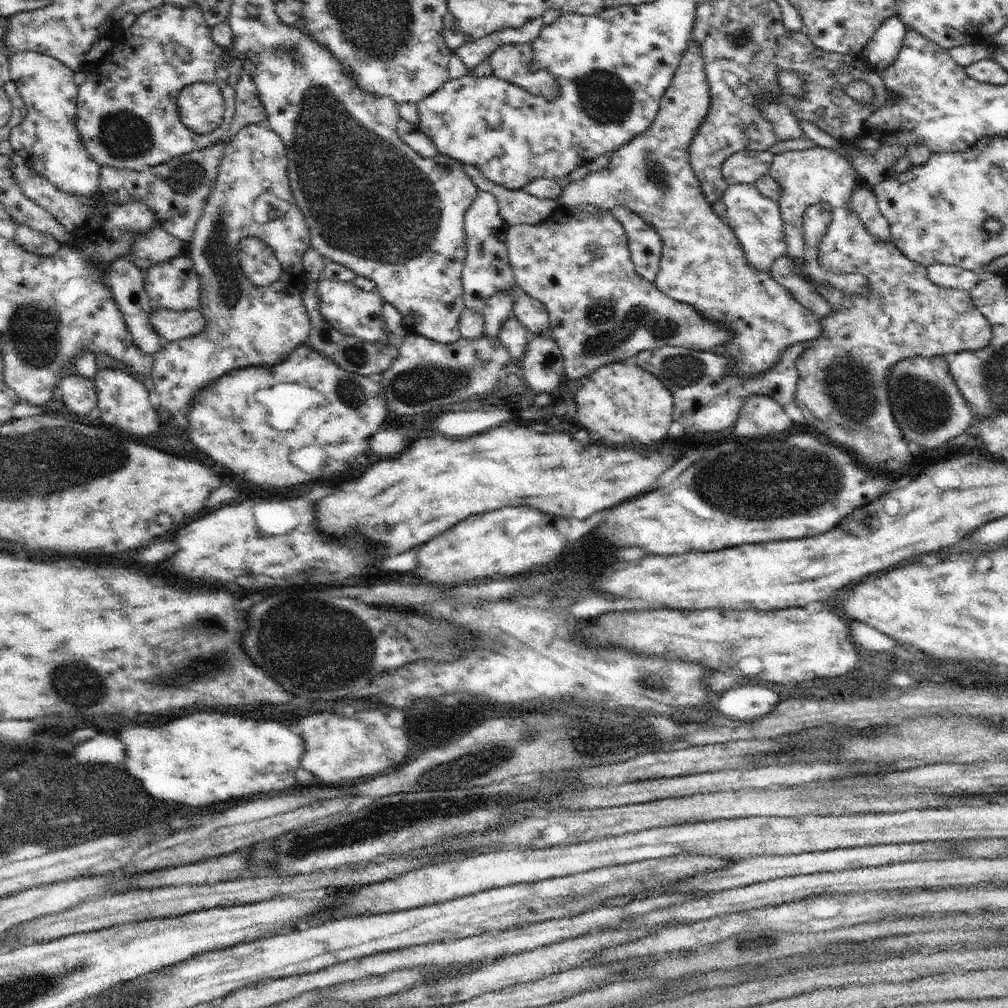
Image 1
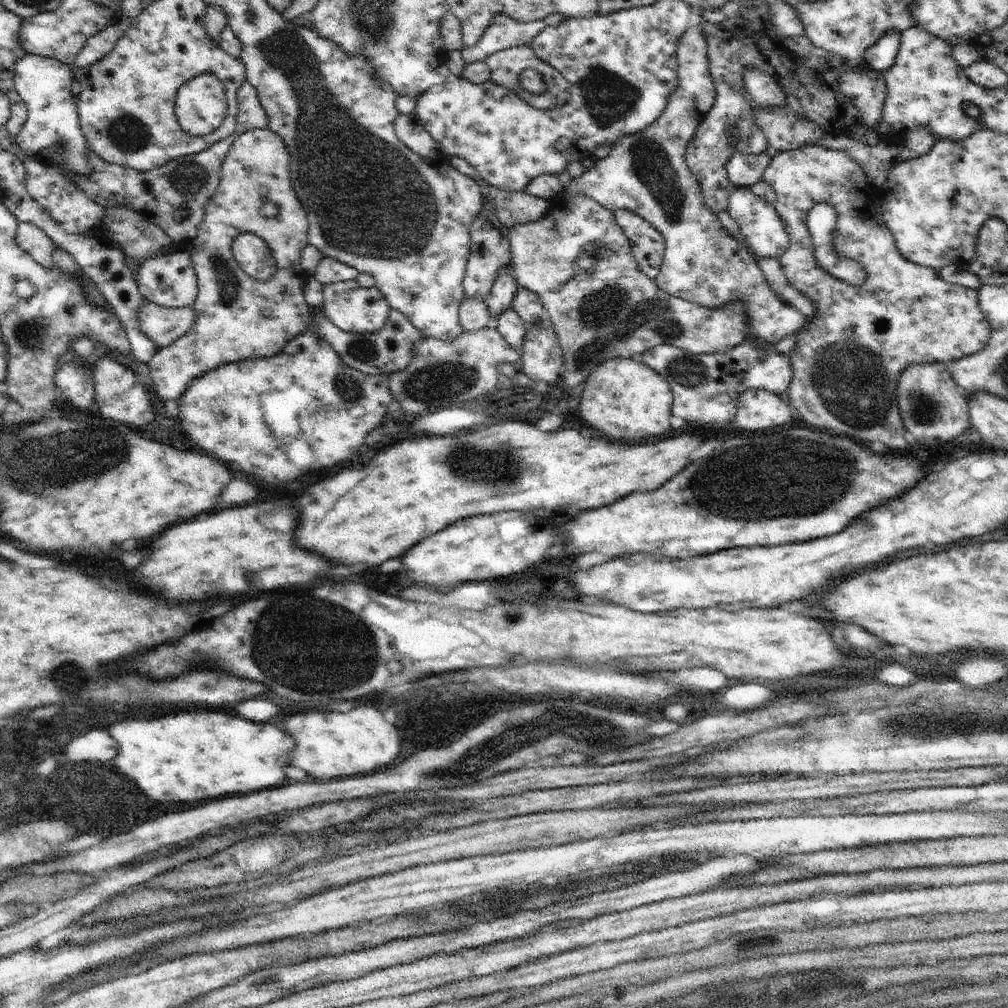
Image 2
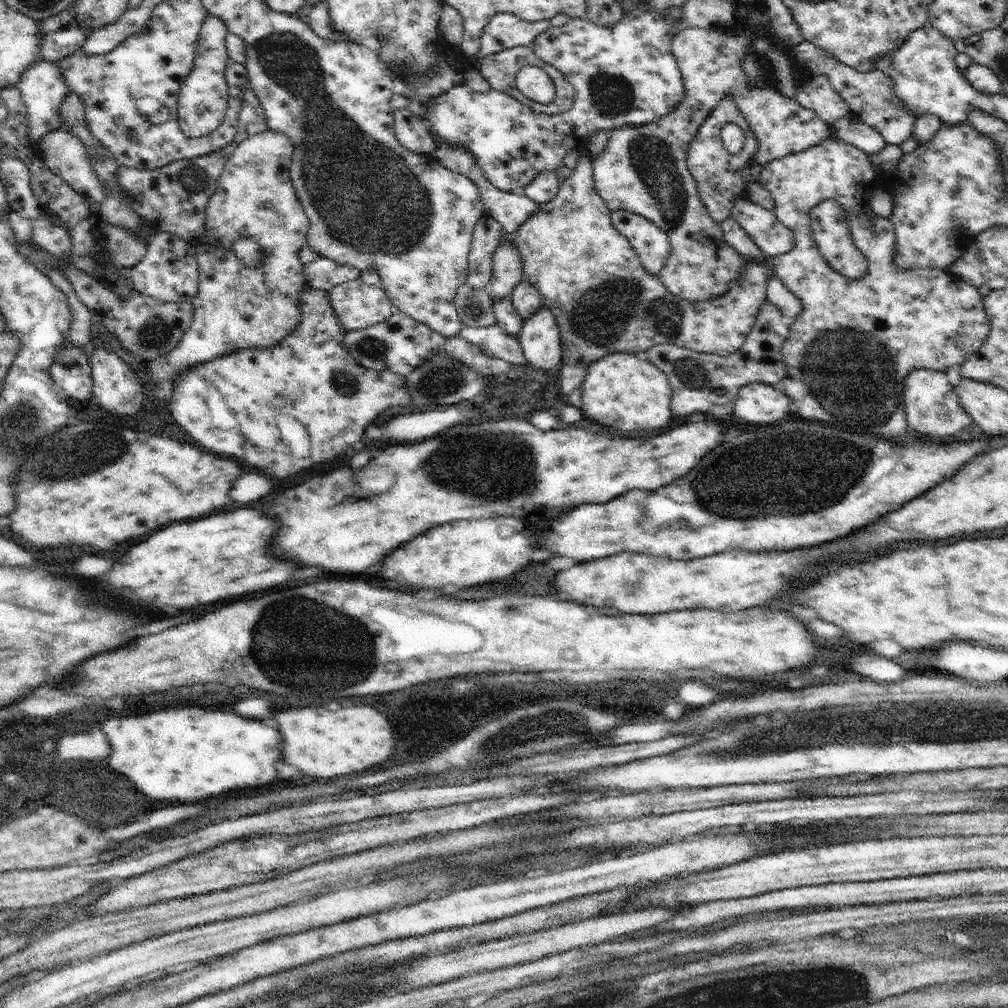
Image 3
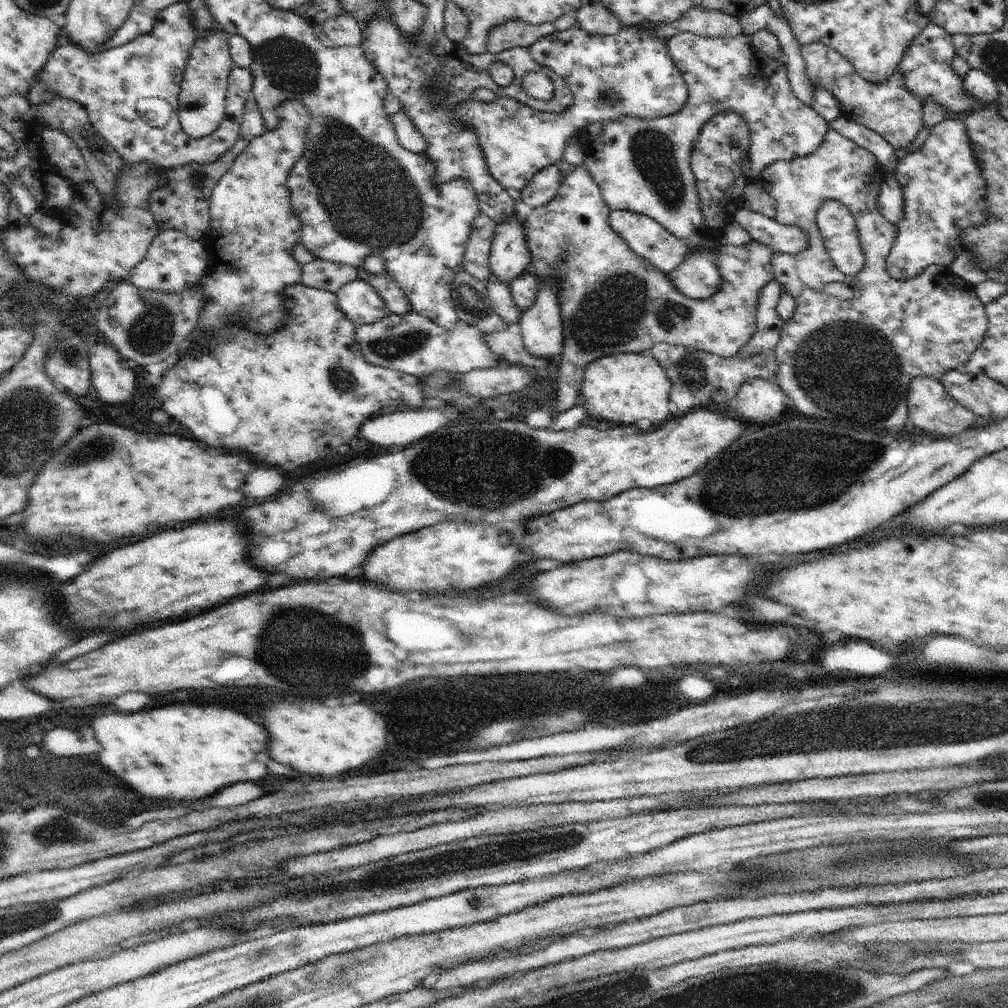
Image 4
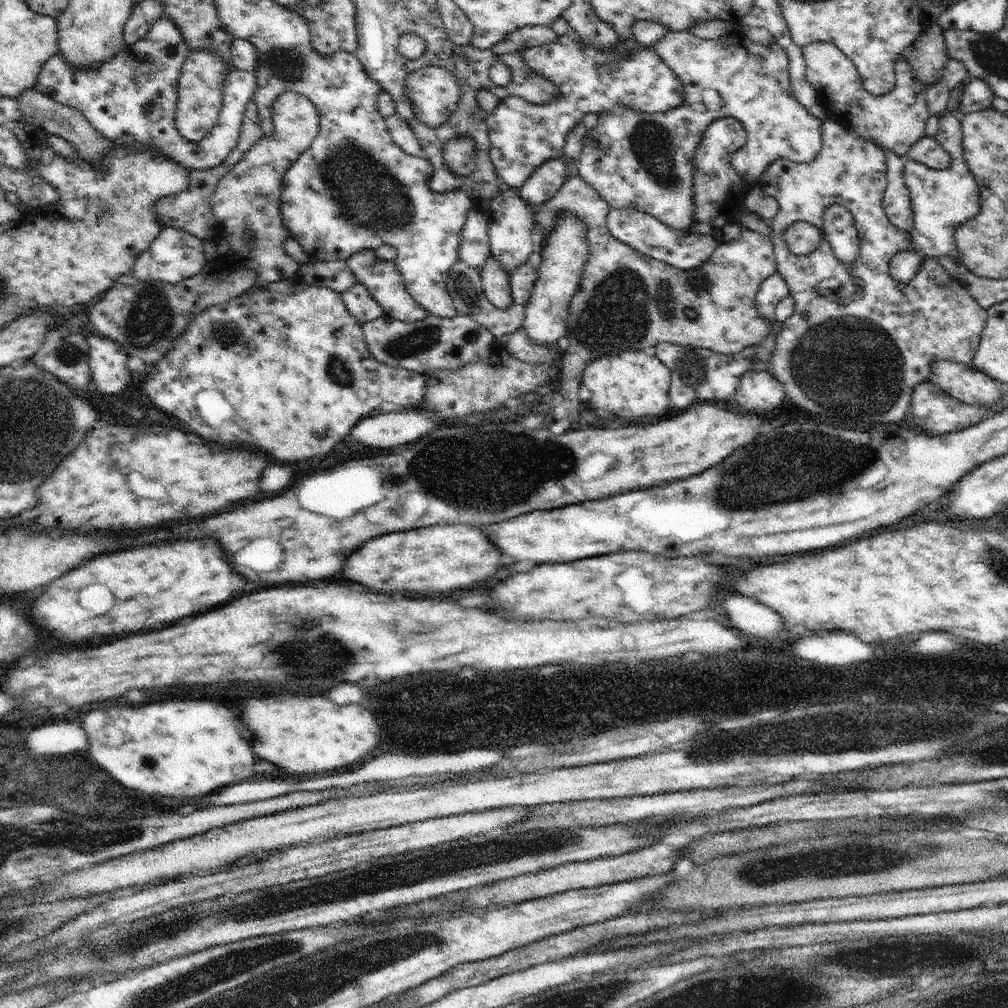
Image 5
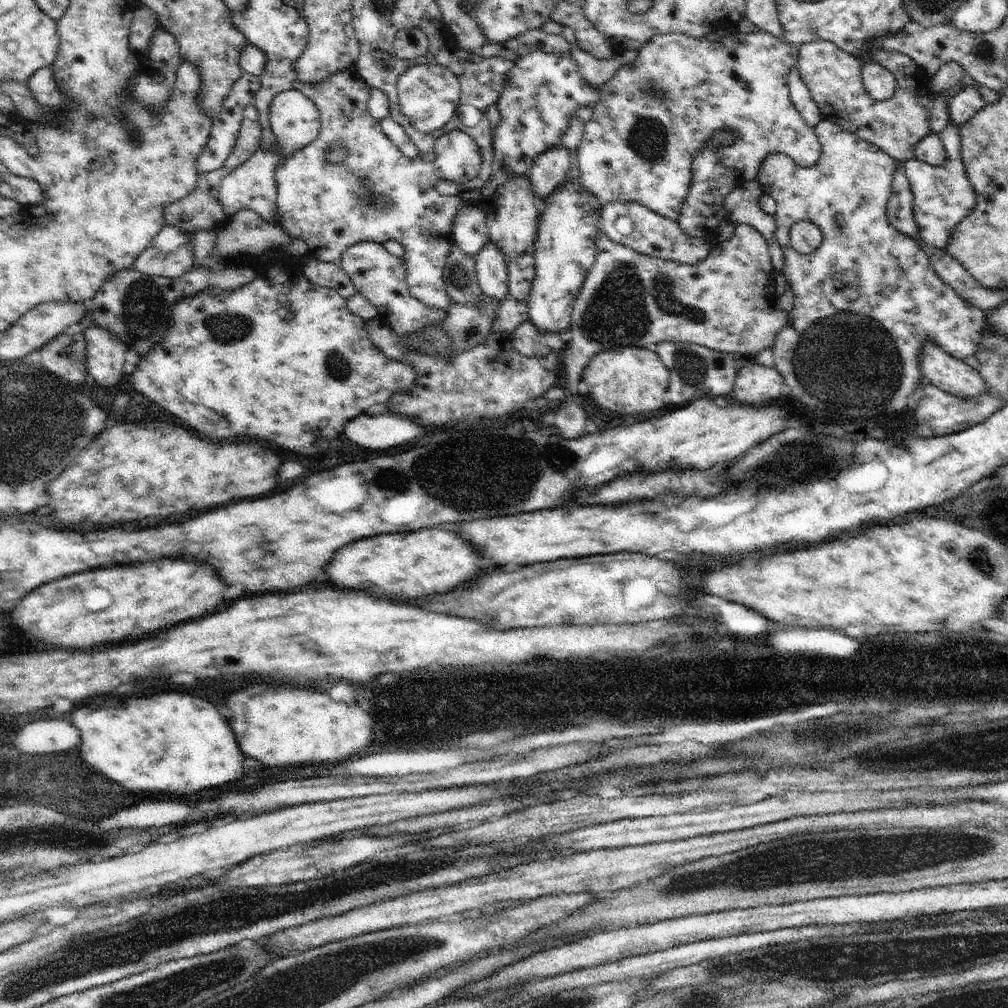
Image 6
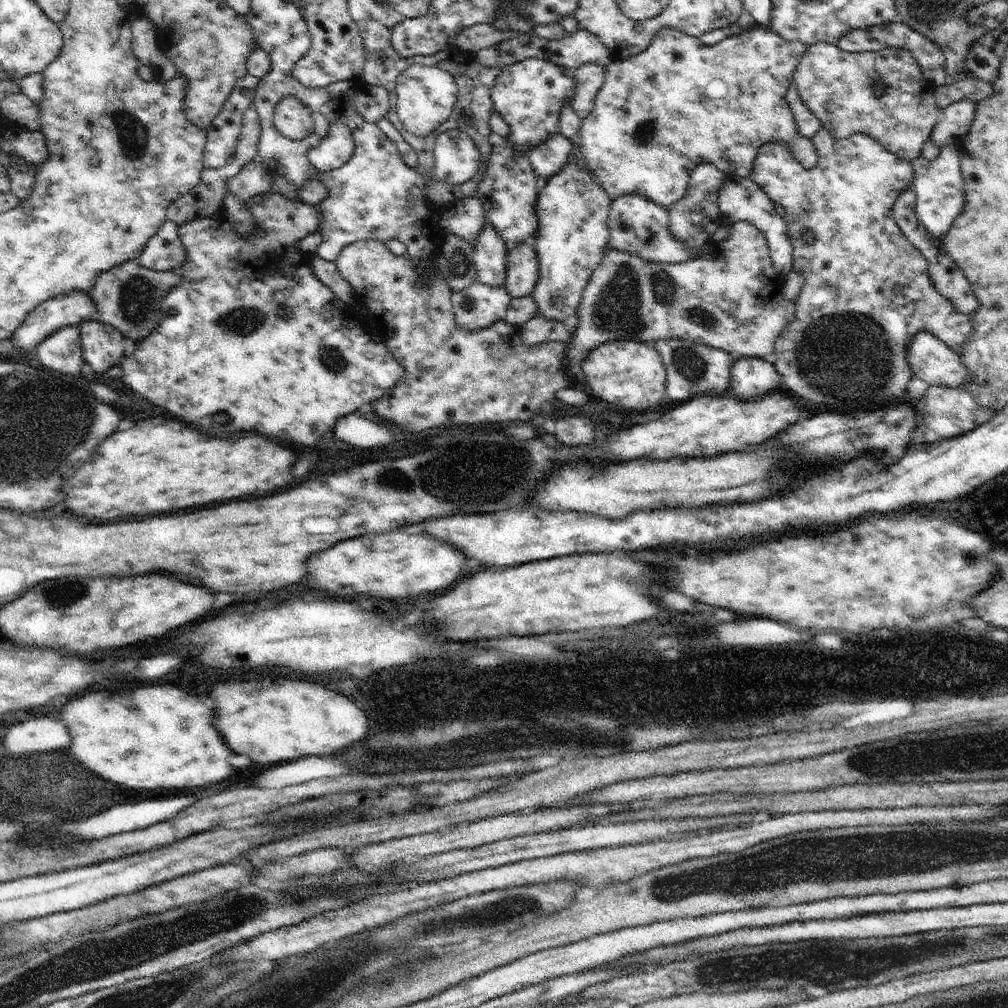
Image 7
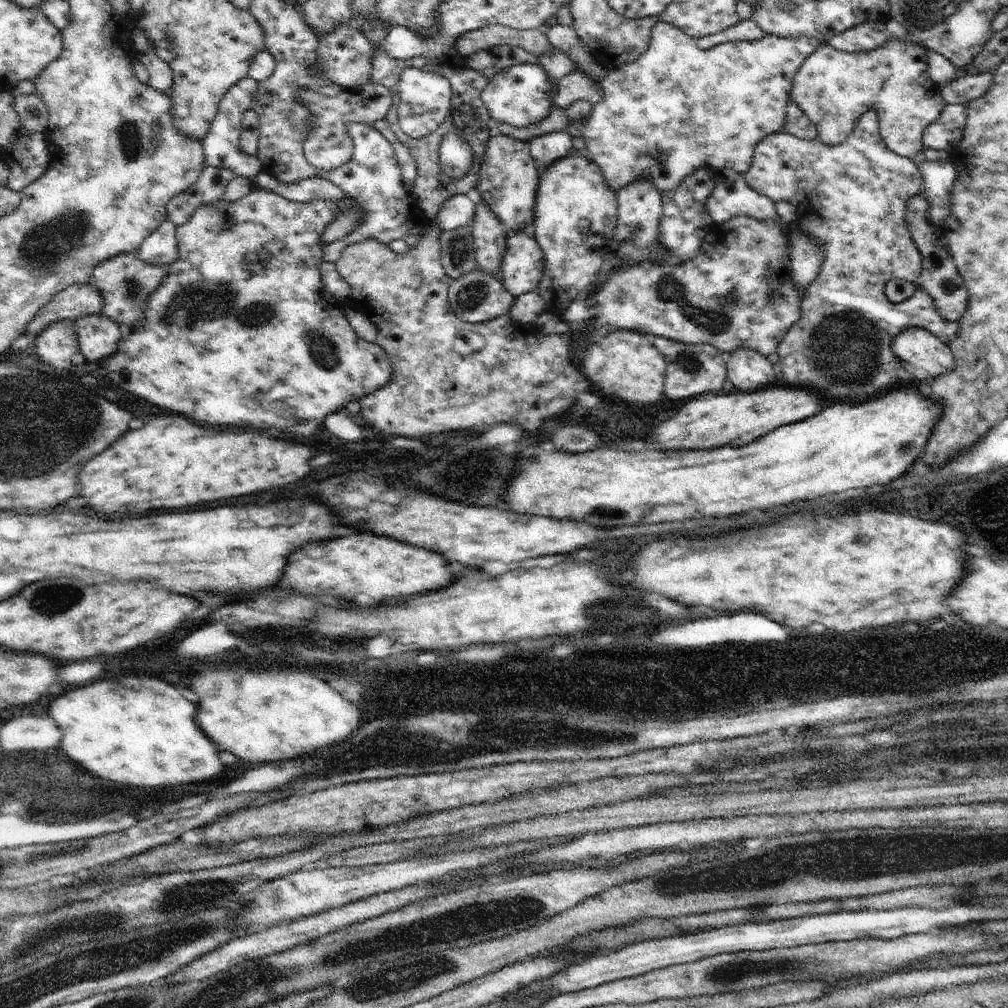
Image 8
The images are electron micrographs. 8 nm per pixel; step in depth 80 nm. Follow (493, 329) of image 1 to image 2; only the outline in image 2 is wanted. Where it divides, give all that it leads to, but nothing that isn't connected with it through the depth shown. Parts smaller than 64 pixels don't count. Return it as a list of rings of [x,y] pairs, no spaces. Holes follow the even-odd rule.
[[[511,262],[502,265],[498,269],[494,284],[489,295],[486,297],[486,302],[491,312],[491,325],[496,324],[497,316],[501,312],[511,307],[519,287],[517,278],[513,274]]]

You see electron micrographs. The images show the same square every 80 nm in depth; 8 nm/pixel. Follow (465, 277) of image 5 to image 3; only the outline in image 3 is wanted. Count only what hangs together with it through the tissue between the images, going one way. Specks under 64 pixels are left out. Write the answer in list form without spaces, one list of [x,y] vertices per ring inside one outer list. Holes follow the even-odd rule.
[[[464,281],[458,288],[453,303],[464,327],[491,327],[497,324],[493,302],[488,289],[470,288]]]

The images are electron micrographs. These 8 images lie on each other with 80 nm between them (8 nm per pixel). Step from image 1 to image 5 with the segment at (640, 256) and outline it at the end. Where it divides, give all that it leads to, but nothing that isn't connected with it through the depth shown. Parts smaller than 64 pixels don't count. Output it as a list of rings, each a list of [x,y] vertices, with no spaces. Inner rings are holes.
[[[610,208],[607,215],[607,226],[610,234],[640,252],[643,256],[656,259],[666,266],[689,270],[704,265],[714,254],[718,244],[711,235],[695,234],[692,231],[674,230],[662,224],[658,218],[636,210],[636,208]]]

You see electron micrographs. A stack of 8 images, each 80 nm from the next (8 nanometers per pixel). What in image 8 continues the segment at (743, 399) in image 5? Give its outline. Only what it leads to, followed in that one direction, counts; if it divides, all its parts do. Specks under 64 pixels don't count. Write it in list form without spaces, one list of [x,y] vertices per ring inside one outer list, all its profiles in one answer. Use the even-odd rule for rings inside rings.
[[[740,347],[727,355],[727,380],[744,392],[754,392],[781,382],[779,369],[761,352]]]

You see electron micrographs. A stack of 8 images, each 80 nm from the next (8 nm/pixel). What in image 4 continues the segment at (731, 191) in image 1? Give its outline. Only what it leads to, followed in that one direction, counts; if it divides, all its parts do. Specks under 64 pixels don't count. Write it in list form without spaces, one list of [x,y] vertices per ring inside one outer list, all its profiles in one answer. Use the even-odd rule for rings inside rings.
[[[741,207],[734,212],[735,222],[738,222],[752,240],[770,248],[770,252],[798,254],[808,248],[808,233],[798,226],[782,225],[748,208]]]

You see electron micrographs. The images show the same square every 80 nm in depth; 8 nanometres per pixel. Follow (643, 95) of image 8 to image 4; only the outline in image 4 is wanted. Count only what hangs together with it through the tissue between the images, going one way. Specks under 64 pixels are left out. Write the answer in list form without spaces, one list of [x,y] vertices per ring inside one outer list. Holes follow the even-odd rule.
[[[685,31],[670,37],[665,44],[670,59],[686,82],[689,91],[686,104],[679,112],[658,119],[642,120],[642,118],[622,116],[622,118],[610,120],[608,124],[602,124],[604,130],[600,132],[600,136],[592,138],[593,152],[585,158],[583,163],[586,164],[588,172],[592,174],[594,182],[598,184],[603,200],[611,212],[626,210],[648,216],[666,228],[672,236],[686,240],[690,254],[677,269],[670,271],[667,275],[684,296],[691,299],[707,299],[721,287],[722,277],[716,268],[717,248],[709,239],[711,229],[704,222],[695,178],[690,168],[692,148],[704,124],[718,112],[727,109],[733,109],[746,120],[750,130],[751,146],[747,158],[742,162],[742,174],[749,181],[757,181],[760,172],[774,162],[812,154],[824,141],[830,126],[816,110],[805,106],[793,94],[787,76],[787,66],[780,64],[778,60],[772,60],[772,58],[765,60],[760,56],[758,50],[752,46],[752,35],[741,33],[734,37],[709,38]],[[704,240],[708,242],[708,246],[702,246],[701,242]]]

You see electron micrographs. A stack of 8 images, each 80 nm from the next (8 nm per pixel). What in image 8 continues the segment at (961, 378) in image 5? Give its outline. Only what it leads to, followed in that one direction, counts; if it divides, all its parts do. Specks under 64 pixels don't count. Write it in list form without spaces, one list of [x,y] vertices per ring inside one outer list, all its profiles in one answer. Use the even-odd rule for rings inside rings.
[[[920,327],[907,328],[890,341],[894,356],[902,363],[909,379],[931,383],[955,364],[951,348],[931,332]]]

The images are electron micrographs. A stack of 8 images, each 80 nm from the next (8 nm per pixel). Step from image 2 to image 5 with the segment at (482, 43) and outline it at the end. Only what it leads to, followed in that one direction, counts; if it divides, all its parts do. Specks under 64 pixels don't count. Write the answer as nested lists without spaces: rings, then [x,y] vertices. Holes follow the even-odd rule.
[[[525,26],[514,30],[512,34],[508,34],[502,42],[494,44],[489,50],[496,56],[502,56],[510,52],[524,52],[534,48],[534,46],[542,46],[542,44],[552,44],[558,35],[549,28],[549,26]]]

